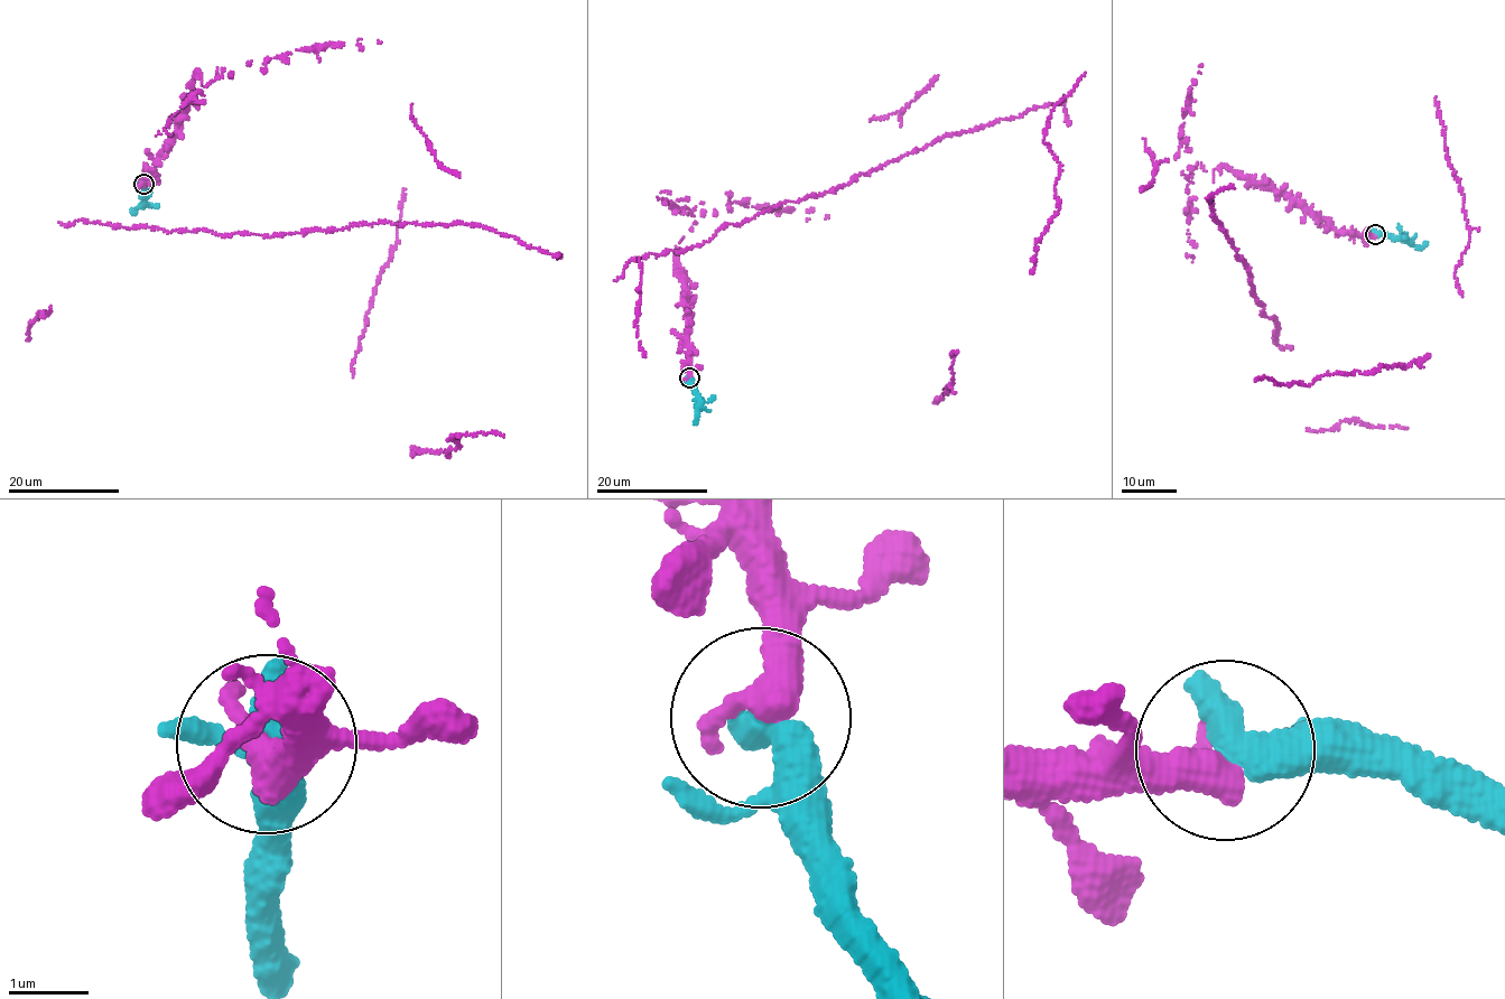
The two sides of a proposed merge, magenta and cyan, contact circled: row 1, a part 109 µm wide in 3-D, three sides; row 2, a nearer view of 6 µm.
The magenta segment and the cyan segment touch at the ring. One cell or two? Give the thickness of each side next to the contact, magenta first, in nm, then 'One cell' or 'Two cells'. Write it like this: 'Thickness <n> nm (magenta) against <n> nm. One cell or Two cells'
Thickness 550 nm (magenta) against 400 nm. One cell

